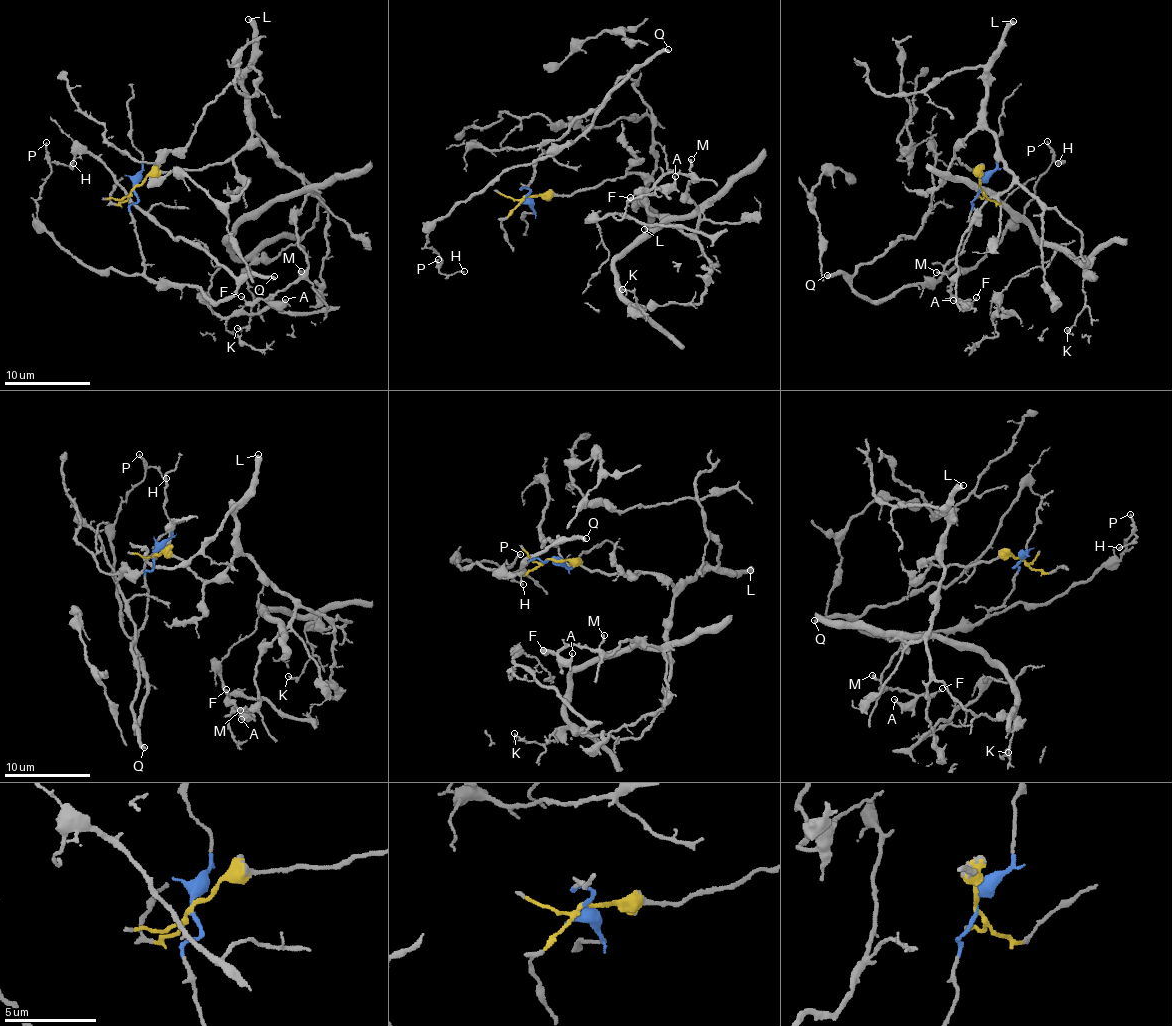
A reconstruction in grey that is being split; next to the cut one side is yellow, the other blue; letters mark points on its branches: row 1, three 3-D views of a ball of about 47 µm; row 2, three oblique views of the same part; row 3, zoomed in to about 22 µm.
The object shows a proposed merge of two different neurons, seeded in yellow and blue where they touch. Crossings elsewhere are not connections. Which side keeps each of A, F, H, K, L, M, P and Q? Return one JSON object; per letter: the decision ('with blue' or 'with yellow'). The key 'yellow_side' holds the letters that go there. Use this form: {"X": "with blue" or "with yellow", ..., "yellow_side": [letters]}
{"A": "with yellow", "F": "with yellow", "H": "with blue", "K": "with yellow", "L": "with yellow", "M": "with yellow", "P": "with blue", "Q": "with blue", "yellow_side": ["A", "F", "K", "L", "M"]}

